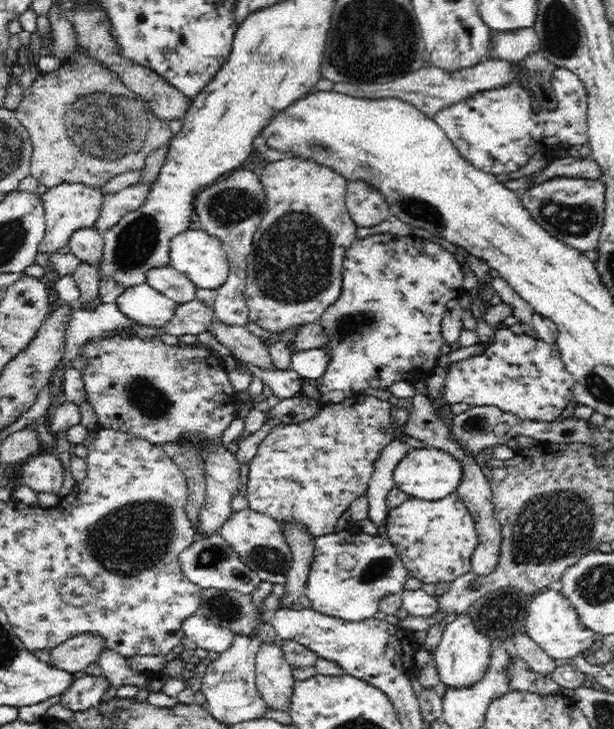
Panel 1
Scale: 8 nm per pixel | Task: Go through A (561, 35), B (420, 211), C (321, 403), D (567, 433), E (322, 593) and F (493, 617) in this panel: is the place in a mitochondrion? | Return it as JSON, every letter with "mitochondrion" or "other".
{"A":"mitochondrion","B":"mitochondrion","C":"other","D":"other","E":"other","F":"mitochondrion"}

